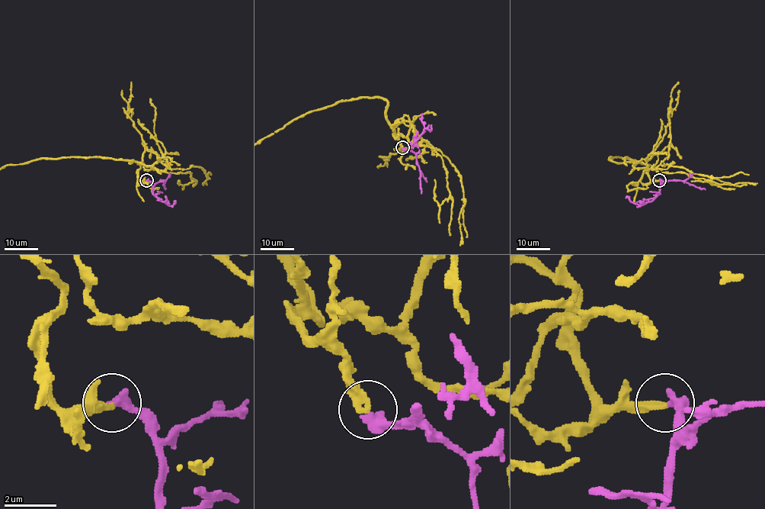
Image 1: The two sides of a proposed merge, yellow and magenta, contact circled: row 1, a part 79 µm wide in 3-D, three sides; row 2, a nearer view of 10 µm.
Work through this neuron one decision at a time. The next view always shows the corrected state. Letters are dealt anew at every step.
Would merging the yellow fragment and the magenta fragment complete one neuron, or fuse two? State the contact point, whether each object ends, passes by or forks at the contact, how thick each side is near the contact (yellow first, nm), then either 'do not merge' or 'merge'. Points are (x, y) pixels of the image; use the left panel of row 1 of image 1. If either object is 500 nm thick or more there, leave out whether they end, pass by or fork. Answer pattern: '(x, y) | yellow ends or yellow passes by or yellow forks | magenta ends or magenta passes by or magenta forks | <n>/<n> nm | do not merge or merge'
(146, 180) | yellow ends | magenta ends | 280/440 nm | merge

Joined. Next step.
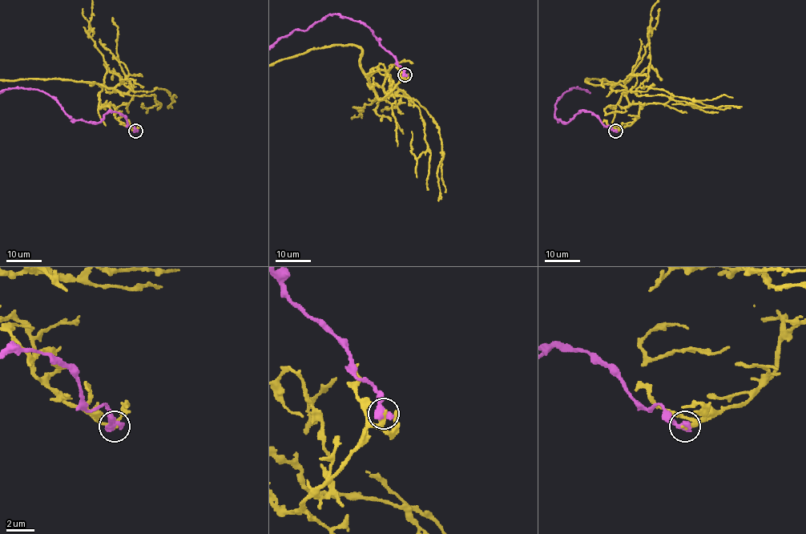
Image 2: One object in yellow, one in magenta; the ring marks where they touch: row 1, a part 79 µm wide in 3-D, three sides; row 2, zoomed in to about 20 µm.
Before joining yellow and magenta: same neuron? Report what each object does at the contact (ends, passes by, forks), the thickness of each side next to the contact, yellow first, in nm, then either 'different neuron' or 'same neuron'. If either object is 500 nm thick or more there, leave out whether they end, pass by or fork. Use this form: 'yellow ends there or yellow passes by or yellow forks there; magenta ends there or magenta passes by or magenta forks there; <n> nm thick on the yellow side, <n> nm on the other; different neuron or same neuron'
200 nm thick on the yellow side, 600 nm on the other; different neuron

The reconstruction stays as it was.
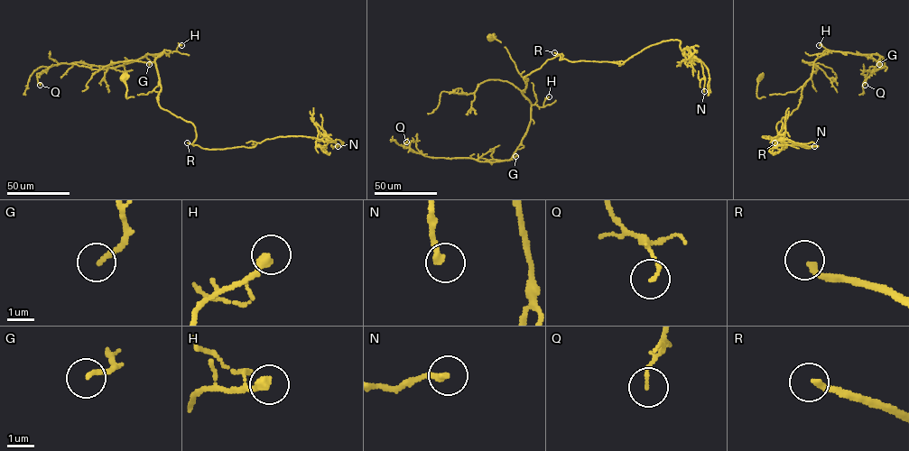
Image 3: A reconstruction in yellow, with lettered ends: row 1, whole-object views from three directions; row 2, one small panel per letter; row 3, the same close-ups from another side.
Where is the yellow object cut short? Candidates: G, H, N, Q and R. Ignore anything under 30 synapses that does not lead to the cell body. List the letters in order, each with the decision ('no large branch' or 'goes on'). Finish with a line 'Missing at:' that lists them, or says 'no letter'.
G: no large branch
H: no large branch
N: no large branch
Q: no large branch
R: goes on
Missing at: R

